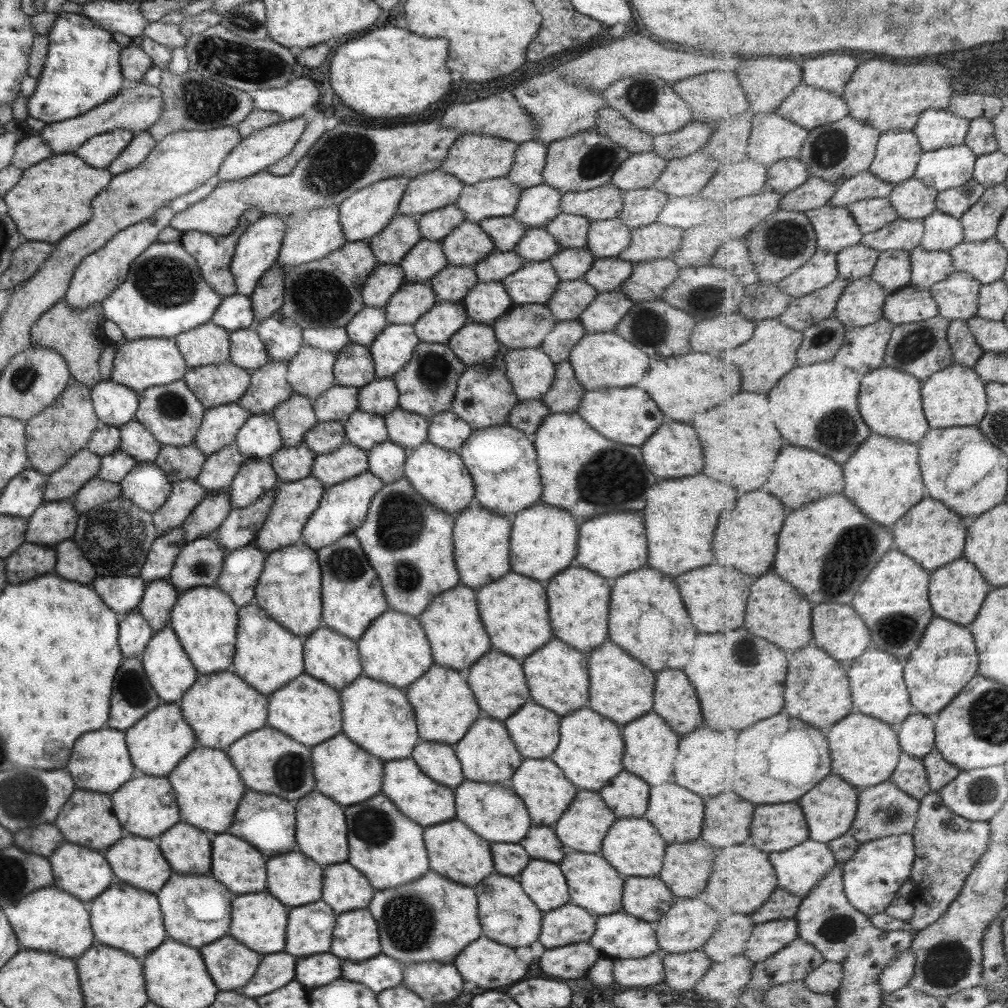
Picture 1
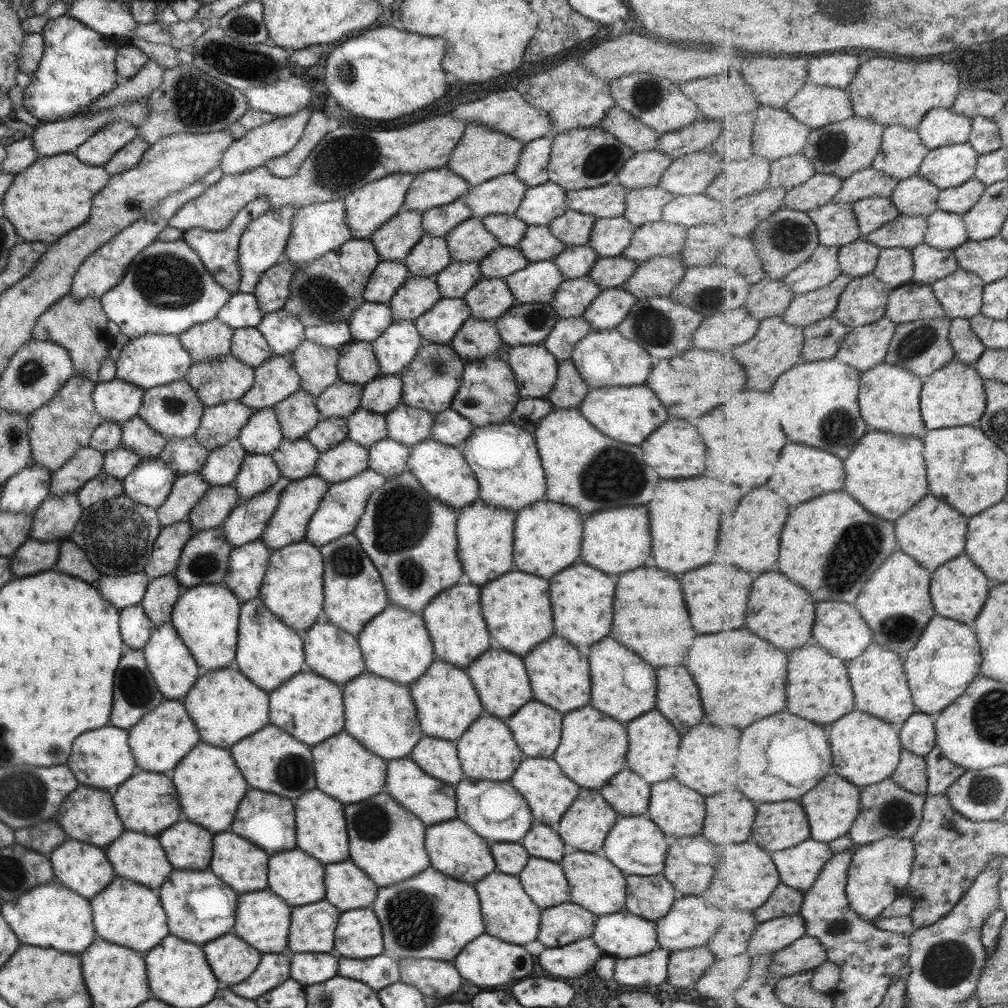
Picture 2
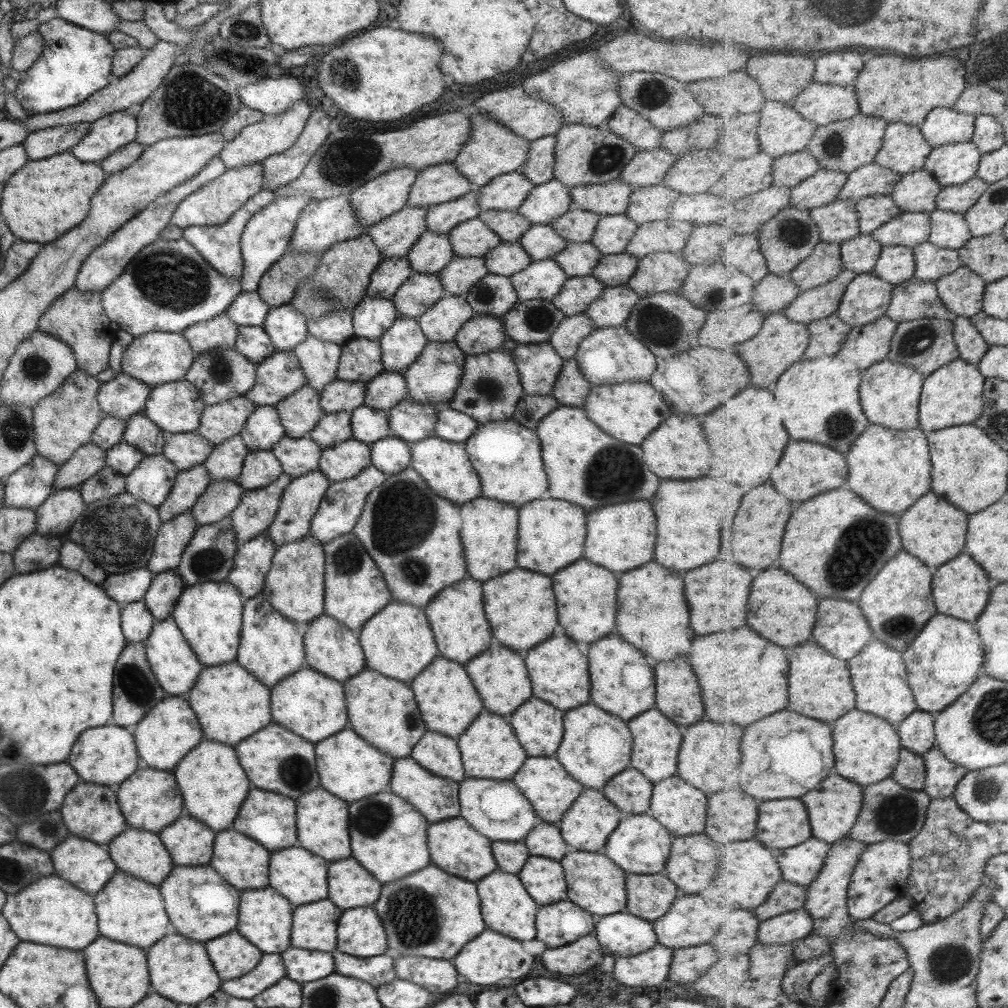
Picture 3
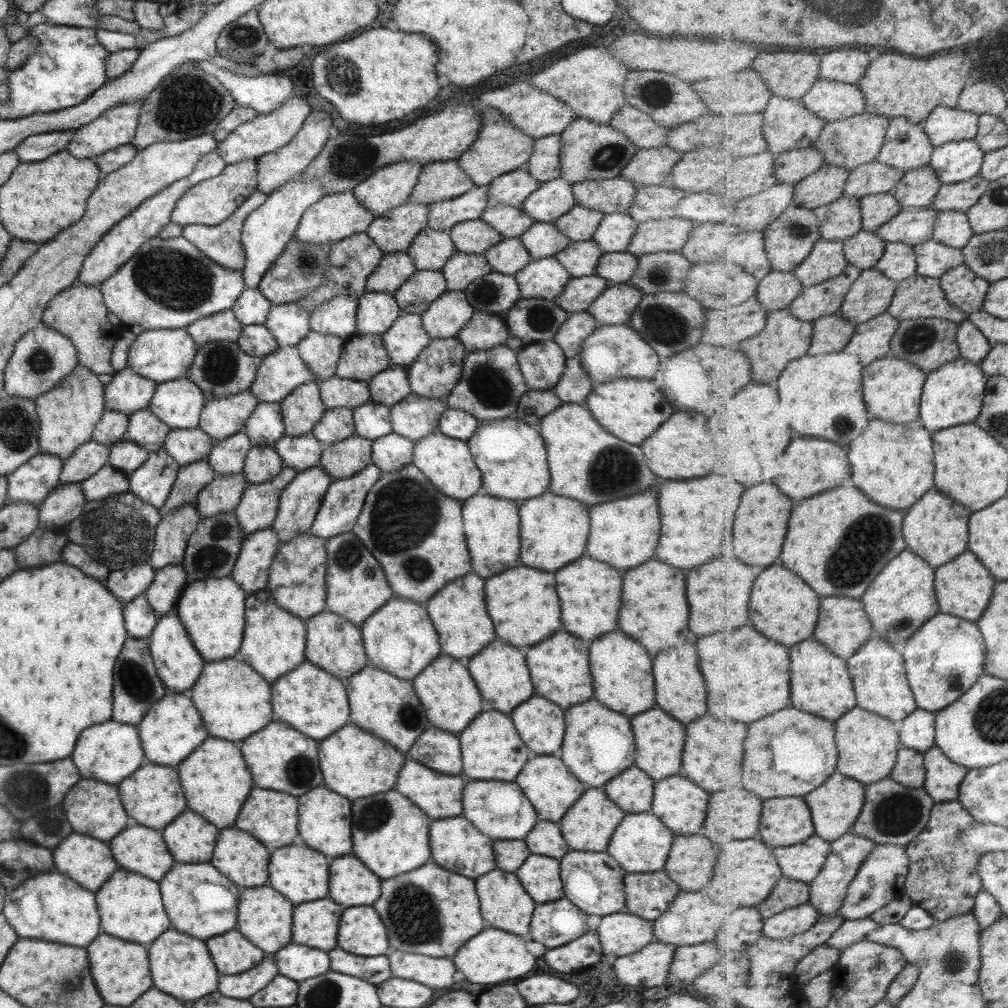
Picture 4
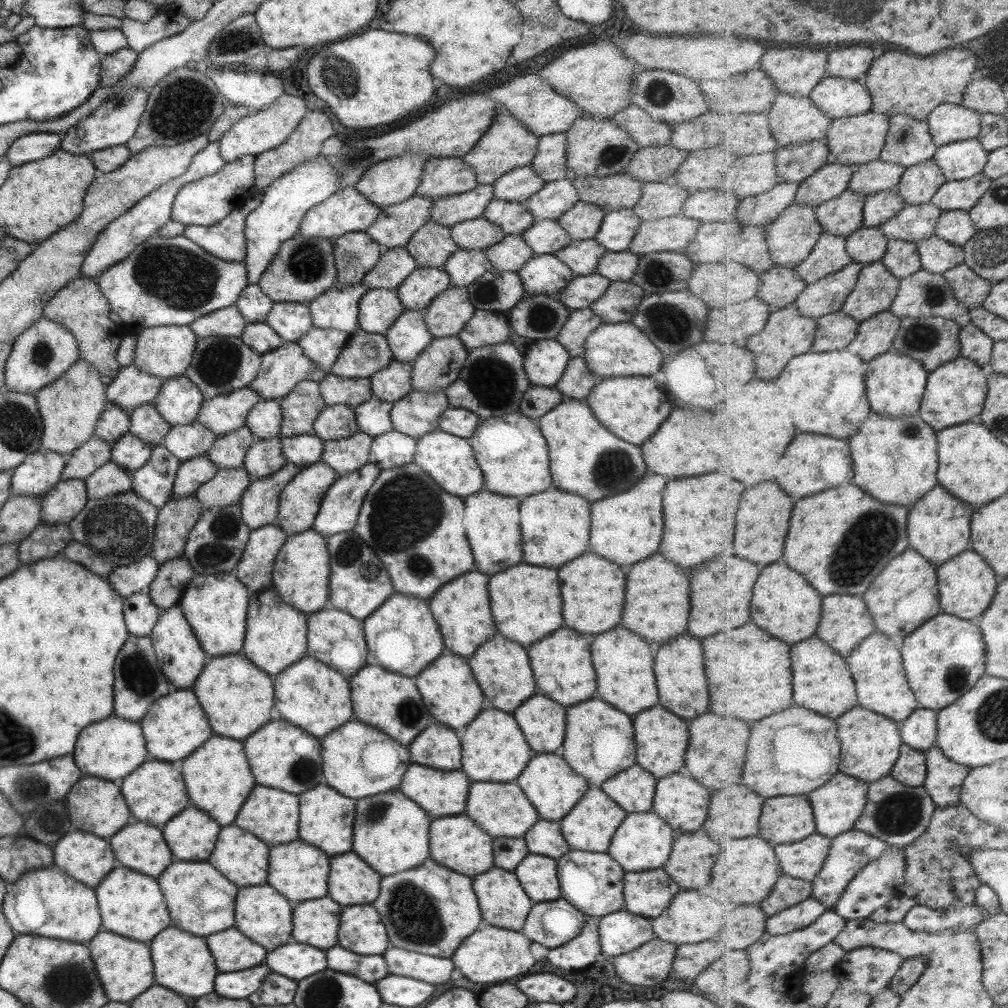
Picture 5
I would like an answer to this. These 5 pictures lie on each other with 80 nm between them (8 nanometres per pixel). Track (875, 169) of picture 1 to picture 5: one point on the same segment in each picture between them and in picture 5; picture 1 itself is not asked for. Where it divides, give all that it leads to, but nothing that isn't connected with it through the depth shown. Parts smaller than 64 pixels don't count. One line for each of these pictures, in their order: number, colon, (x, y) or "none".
2: (903, 151)
3: (905, 150)
4: (908, 147)
5: (910, 142)

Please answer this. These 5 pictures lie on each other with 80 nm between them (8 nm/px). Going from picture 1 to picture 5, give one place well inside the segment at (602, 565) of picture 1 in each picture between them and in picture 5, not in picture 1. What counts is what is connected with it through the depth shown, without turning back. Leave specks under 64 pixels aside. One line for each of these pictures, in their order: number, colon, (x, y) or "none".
2: (613, 541)
3: (620, 537)
4: (622, 534)
5: (624, 529)

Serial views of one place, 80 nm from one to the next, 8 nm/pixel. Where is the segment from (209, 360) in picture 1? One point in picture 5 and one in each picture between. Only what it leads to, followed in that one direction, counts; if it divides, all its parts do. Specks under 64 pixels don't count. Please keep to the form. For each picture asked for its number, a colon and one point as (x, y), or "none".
2: (207, 341)
3: (219, 332)
4: (223, 326)
5: (226, 322)

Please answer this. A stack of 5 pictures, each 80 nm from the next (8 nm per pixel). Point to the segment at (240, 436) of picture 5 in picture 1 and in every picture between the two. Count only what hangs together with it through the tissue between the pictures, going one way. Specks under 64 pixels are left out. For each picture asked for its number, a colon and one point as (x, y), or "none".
1: (217, 472)
2: (221, 465)
3: (224, 462)
4: (226, 456)

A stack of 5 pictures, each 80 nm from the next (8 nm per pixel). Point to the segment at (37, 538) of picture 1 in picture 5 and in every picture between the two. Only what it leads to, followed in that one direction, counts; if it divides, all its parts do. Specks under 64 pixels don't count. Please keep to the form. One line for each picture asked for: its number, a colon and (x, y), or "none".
2: (54, 519)
3: (54, 516)
4: (64, 502)
5: (64, 501)

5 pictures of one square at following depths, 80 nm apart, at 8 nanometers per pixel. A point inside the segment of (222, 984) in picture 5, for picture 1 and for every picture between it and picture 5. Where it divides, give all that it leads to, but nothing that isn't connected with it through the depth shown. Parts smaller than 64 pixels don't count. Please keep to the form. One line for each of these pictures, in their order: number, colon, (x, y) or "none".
1: (274, 970)
2: (273, 969)
3: (270, 969)
4: (241, 986)

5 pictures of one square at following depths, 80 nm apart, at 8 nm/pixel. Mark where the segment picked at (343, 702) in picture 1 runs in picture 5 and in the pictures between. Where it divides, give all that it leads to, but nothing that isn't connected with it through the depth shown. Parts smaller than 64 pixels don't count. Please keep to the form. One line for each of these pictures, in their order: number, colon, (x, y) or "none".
2: (379, 714)
3: (381, 710)
4: (387, 707)
5: (390, 703)

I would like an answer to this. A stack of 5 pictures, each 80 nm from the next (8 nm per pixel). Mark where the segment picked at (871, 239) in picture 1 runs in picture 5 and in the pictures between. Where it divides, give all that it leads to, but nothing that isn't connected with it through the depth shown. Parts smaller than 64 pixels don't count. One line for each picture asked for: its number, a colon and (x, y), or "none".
2: (906, 231)
3: (909, 228)
4: (913, 226)
5: (915, 223)

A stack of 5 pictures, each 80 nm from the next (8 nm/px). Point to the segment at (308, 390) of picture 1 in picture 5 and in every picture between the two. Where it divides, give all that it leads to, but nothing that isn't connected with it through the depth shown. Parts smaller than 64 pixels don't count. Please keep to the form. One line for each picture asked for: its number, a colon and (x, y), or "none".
2: (315, 366)
3: (318, 360)
4: (320, 352)
5: (321, 346)

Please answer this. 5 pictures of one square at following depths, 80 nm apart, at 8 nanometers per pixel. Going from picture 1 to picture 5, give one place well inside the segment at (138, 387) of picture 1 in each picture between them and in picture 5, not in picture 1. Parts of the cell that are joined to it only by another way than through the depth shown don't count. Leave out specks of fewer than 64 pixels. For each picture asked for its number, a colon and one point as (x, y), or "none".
2: (150, 360)
3: (154, 358)
4: (162, 355)
5: (162, 351)

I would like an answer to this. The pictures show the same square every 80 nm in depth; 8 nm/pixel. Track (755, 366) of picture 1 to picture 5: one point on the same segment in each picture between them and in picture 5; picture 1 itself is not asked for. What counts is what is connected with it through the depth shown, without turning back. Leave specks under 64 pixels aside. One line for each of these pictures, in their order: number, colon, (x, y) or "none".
2: (777, 347)
3: (781, 342)
4: (785, 338)
5: (788, 333)

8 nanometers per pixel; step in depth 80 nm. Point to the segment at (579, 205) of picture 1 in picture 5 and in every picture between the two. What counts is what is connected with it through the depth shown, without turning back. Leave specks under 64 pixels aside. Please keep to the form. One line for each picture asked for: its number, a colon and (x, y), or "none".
2: (606, 201)
3: (607, 198)
4: (614, 195)
5: (620, 191)

